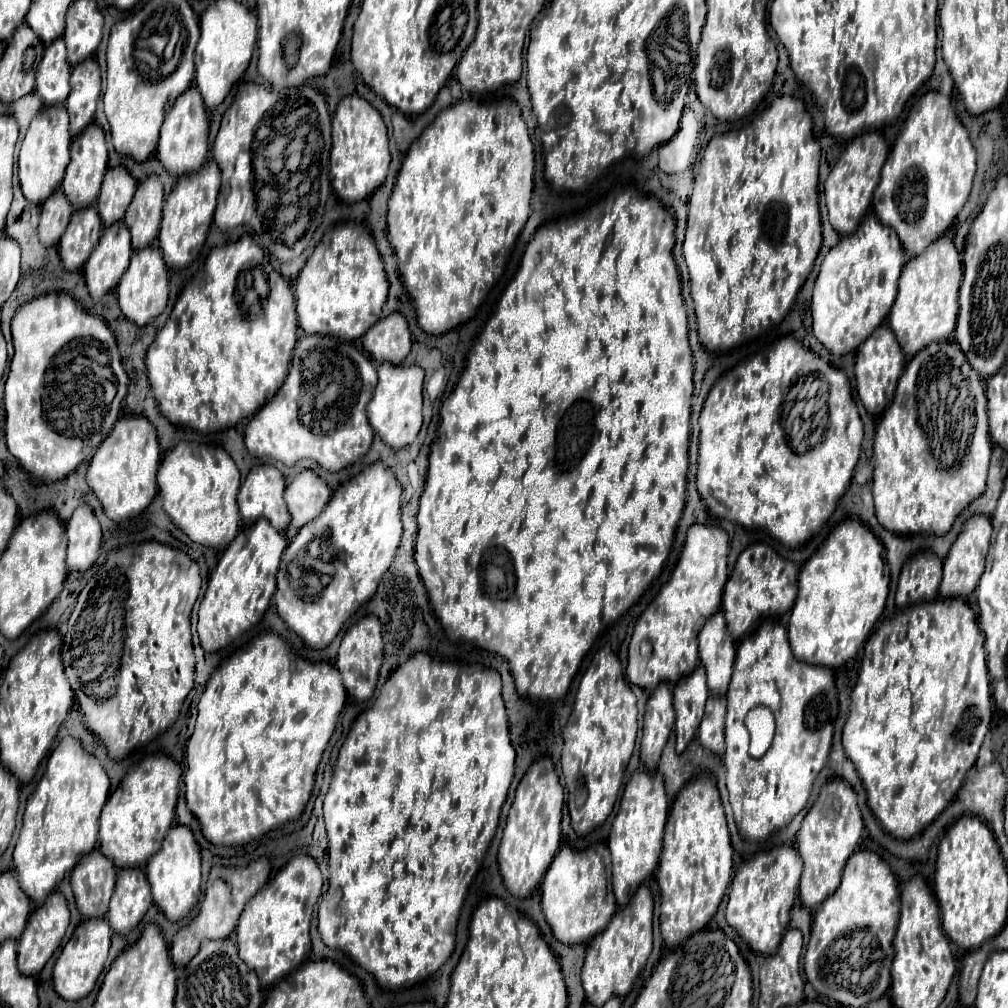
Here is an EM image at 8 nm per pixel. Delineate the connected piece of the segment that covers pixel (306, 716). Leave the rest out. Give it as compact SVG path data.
M275 632L259 635L217 668L199 700L195 732L185 750L187 772L183 776L187 806L211 844L243 846L303 814L317 766L345 700L341 674L333 664L295 658Z

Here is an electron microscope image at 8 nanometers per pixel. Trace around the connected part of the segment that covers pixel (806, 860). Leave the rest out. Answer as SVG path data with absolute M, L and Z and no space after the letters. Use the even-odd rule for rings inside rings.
M831 780L823 786L819 798L813 808L807 812L799 836L797 836L797 852L803 860L803 874L799 884L801 904L809 910L817 908L829 894L833 894L839 886L841 872L849 860L849 856L857 850L863 832L863 820L857 806L857 794L853 788L841 780Z

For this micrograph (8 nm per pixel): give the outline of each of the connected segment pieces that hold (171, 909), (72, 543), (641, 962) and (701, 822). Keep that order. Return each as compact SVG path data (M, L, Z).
M179 824L169 830L161 850L147 862L147 880L151 884L153 902L167 920L177 922L195 908L201 894L201 850L187 826Z
M83 504L73 512L67 528L67 538L69 538L67 544L69 570L71 572L89 570L97 562L101 550L101 526L89 506Z
M641 886L627 908L617 910L611 924L605 932L597 934L589 946L587 946L587 958L583 964L583 988L587 1002L593 1002L593 1006L605 1006L613 994L619 998L627 996L639 978L639 972L643 970L651 950L653 950L653 898L647 886Z
M709 776L687 782L679 792L665 826L663 852L657 870L661 890L661 936L665 948L681 946L693 930L703 930L715 916L723 894L733 878L731 836L721 806L721 796Z

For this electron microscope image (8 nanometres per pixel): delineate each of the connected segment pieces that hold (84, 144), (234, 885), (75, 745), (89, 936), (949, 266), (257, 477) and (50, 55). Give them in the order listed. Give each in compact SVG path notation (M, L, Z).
M91 124L71 144L71 162L69 162L67 170L65 170L65 178L63 178L63 184L61 184L63 194L69 198L69 202L73 202L75 210L83 210L85 206L95 204L95 200L99 196L99 190L101 190L101 182L103 182L105 172L107 172L105 134L103 134L103 130L97 124Z
M265 858L249 864L247 868L213 868L209 874L209 880L207 880L201 912L197 914L197 918L189 926L179 930L173 938L173 944L171 944L173 964L187 966L191 962L191 958L197 954L197 950L201 950L199 946L205 940L229 938L237 926L237 920L239 920L245 904L253 898L253 894L257 894L263 888L263 884L269 878L269 872L271 872L271 866Z
M65 736L51 752L47 770L33 796L27 800L23 828L13 852L17 880L37 906L41 906L41 902L57 890L63 876L77 866L81 856L95 848L99 814L107 796L109 778L99 760L85 752L79 740Z
M103 918L81 922L77 926L77 930L73 932L71 940L61 950L53 968L53 986L63 1000L81 1000L95 988L97 978L103 972L107 962L111 936L113 936L113 930L109 930L109 924Z
M947 236L939 238L905 264L899 278L899 294L889 314L889 328L907 356L917 354L917 350L923 350L929 342L947 342L951 338L959 314L961 278L961 258L953 246L953 238Z
M275 466L251 468L237 496L243 524L251 526L259 518L267 518L275 530L287 532L289 510L283 500L285 486L287 482Z
M57 38L53 44L47 46L43 60L39 62L37 68L35 92L45 106L55 106L65 102L71 90L69 76L71 76L71 66L67 62L65 42Z

